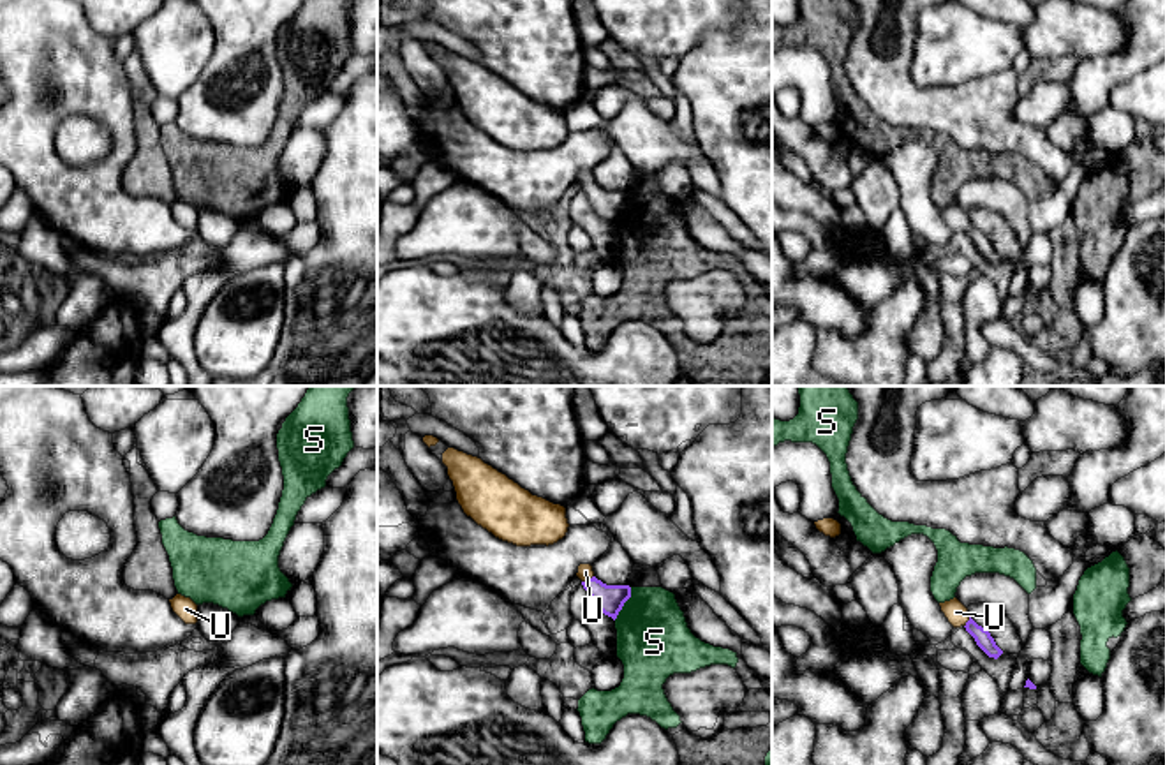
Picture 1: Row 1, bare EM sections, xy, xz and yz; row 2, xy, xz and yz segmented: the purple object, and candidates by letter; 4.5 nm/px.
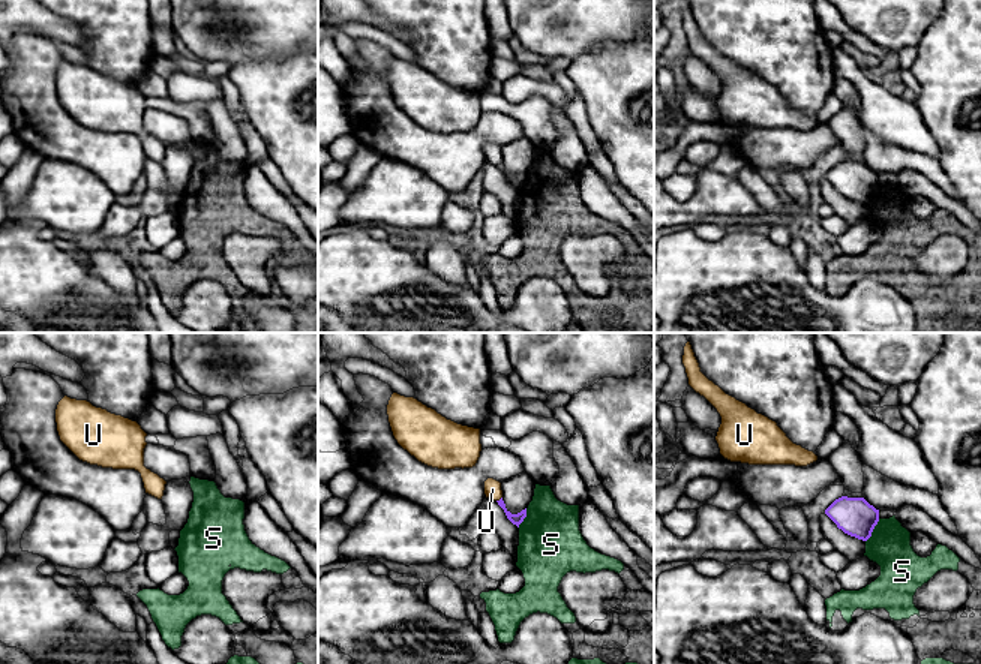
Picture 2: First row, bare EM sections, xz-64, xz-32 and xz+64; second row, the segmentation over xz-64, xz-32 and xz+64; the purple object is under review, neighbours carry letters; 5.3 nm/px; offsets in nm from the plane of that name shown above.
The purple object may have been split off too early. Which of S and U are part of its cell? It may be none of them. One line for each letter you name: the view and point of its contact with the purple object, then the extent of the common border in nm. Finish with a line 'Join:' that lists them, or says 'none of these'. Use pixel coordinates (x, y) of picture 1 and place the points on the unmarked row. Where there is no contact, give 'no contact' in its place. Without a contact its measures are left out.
U: contact xz (589, 184); length 70 nm
Join: U

